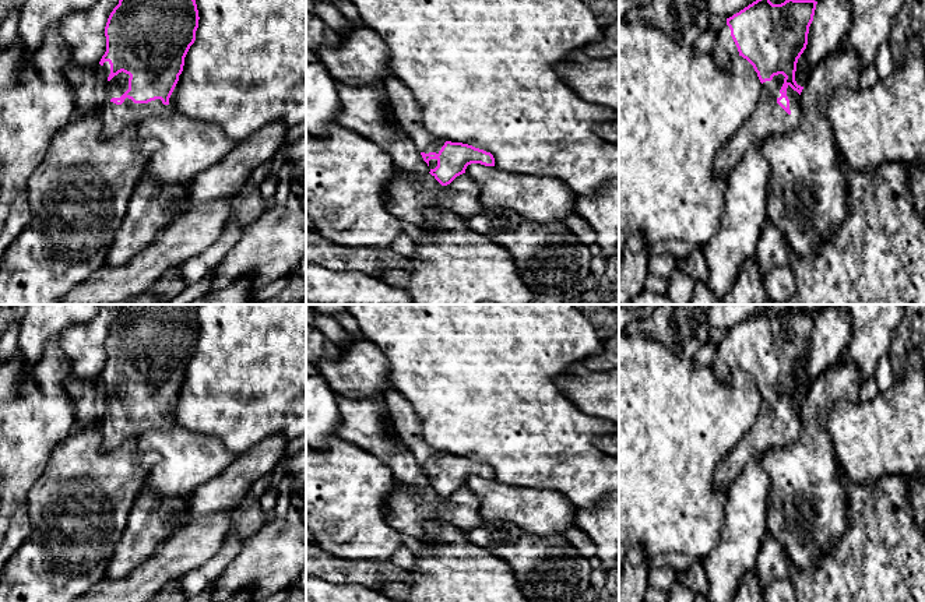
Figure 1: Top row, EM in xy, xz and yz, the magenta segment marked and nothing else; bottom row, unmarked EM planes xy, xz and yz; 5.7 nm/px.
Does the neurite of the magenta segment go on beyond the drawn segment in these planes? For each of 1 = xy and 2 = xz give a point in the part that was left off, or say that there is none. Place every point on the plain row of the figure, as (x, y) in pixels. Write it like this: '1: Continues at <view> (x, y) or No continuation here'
1: Continues at xy (115, 430)
2: Continues at xz (408, 426)

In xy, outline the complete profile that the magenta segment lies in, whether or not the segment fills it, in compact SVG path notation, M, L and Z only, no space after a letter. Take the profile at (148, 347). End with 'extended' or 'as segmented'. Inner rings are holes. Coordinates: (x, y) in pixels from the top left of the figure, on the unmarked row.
M190 304L120 306L119 317L110 325L105 339L106 365L99 374L108 390L106 413L99 420L101 451L115 450L148 429L166 429L170 425L169 411L183 384L184 370L196 353L198 332L197 317Z; extended

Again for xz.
M388 390L384 405L390 413L397 436L415 457L430 487L442 497L450 497L457 489L465 486L471 476L495 479L490 465L462 455L451 455L432 448L423 439L423 425L412 404L398 391Z; extended

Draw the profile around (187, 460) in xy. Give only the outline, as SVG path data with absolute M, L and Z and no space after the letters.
M169 425L137 437L140 453L155 451L159 461L144 478L141 492L163 501L186 500L191 492L219 475L235 457L212 436Z

